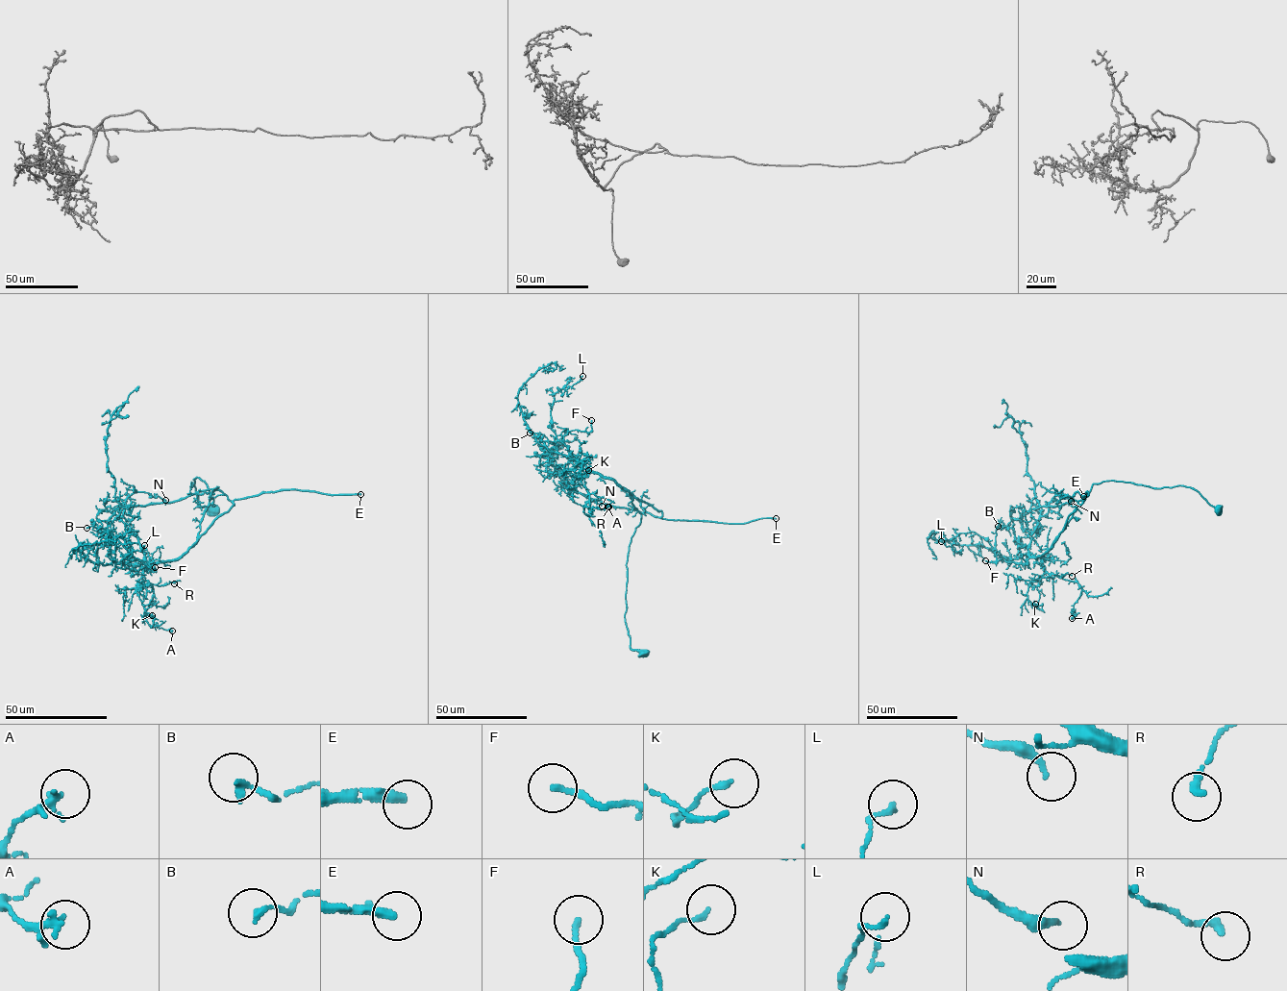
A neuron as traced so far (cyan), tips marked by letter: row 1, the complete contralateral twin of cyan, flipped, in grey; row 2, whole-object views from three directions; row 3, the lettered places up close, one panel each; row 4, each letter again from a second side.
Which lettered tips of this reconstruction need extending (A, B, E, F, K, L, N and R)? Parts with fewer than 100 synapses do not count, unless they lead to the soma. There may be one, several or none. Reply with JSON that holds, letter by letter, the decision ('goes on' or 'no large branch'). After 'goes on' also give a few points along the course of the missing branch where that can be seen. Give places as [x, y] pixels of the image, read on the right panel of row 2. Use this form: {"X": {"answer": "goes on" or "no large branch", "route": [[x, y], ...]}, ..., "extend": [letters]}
{"A": {"answer": "no large branch"}, "B": {"answer": "no large branch"}, "E": {"answer": "goes on", "route": [[1083, 496], [1090, 485], [1055, 485], [1032, 462], [1014, 462], [1016, 434], [1009, 426], [1007, 403], [988, 379]]}, "F": {"answer": "no large branch"}, "K": {"answer": "no large branch"}, "L": {"answer": "no large branch"}, "N": {"answer": "no large branch"}, "R": {"answer": "no large branch"}, "extend": ["E"]}

